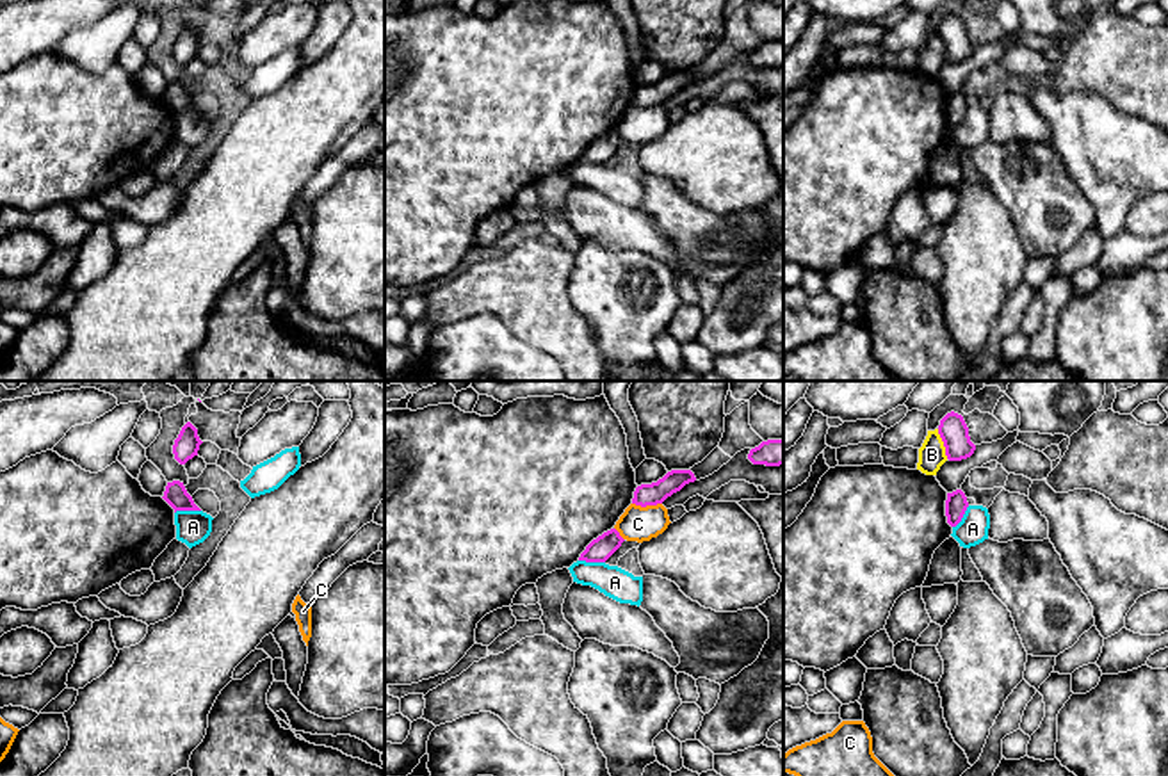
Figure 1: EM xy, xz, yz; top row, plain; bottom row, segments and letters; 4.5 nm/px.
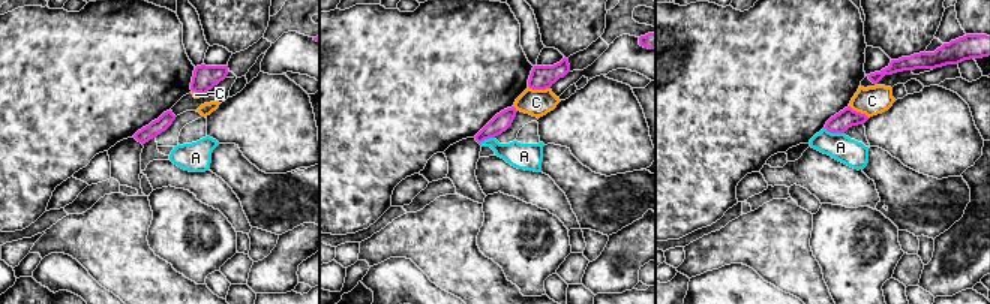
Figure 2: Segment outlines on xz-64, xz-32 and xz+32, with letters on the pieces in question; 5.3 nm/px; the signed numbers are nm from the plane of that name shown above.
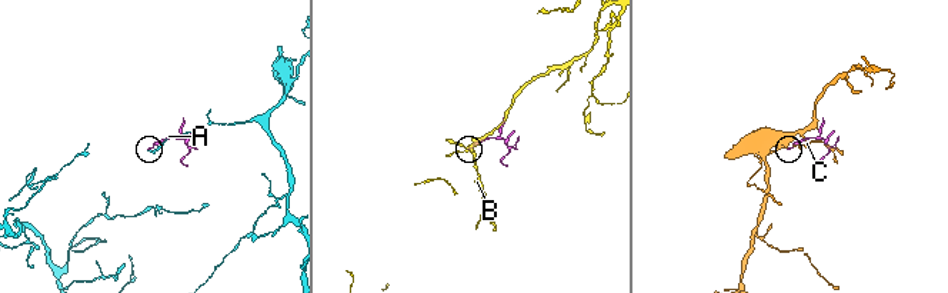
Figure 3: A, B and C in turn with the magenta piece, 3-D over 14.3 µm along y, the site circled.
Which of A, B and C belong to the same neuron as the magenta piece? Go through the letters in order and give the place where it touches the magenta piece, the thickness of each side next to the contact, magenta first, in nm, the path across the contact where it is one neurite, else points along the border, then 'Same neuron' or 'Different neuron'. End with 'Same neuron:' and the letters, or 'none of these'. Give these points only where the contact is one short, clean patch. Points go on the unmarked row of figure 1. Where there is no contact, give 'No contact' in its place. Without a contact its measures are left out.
A: Touches magenta at xy (187, 111). Thickness 100 nm (magenta) against 160 nm. Boundary: xy (200, 111), (178, 111), (175, 114). Different neuron
B: Touches magenta at yz (944, 45). Thickness 130 nm (magenta) against 120 nm. Boundary: yz (937, 31), (948, 59). Different neuron
C: Touches magenta at xz (647, 105). Thickness 100 nm (magenta) against 160 nm. Different neuron
Same neuron: none of these

